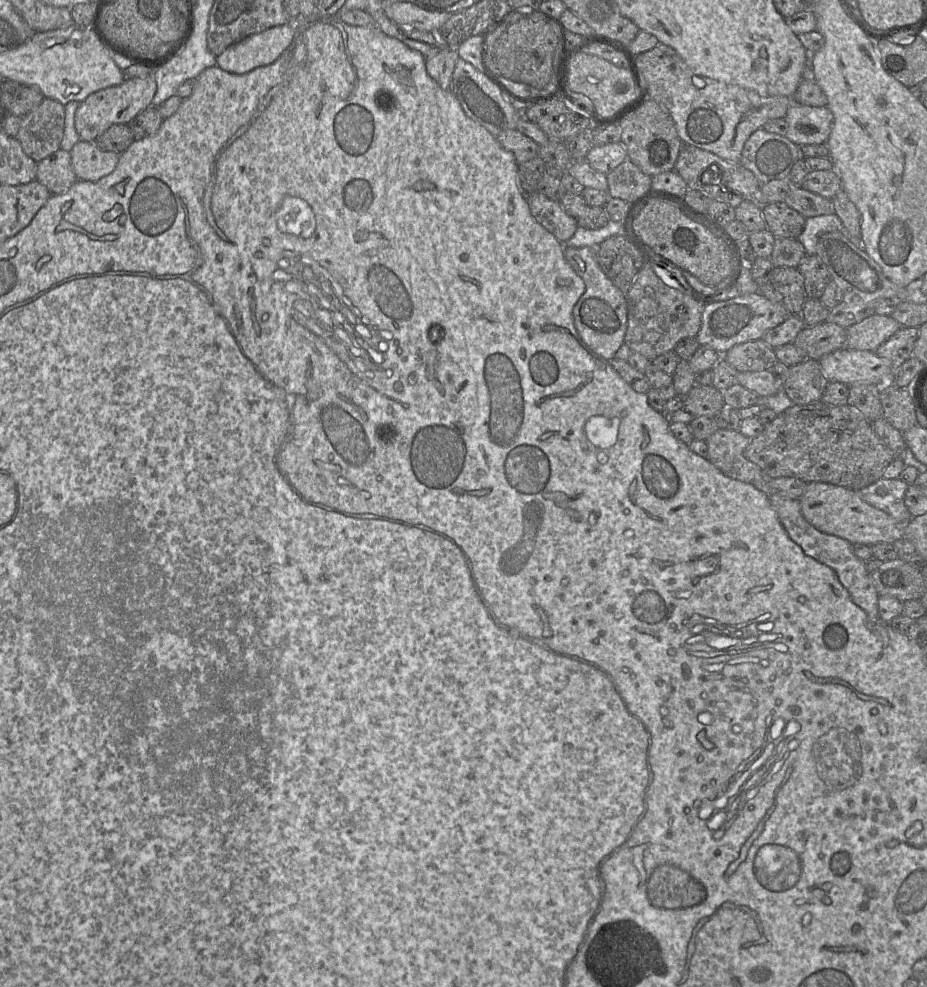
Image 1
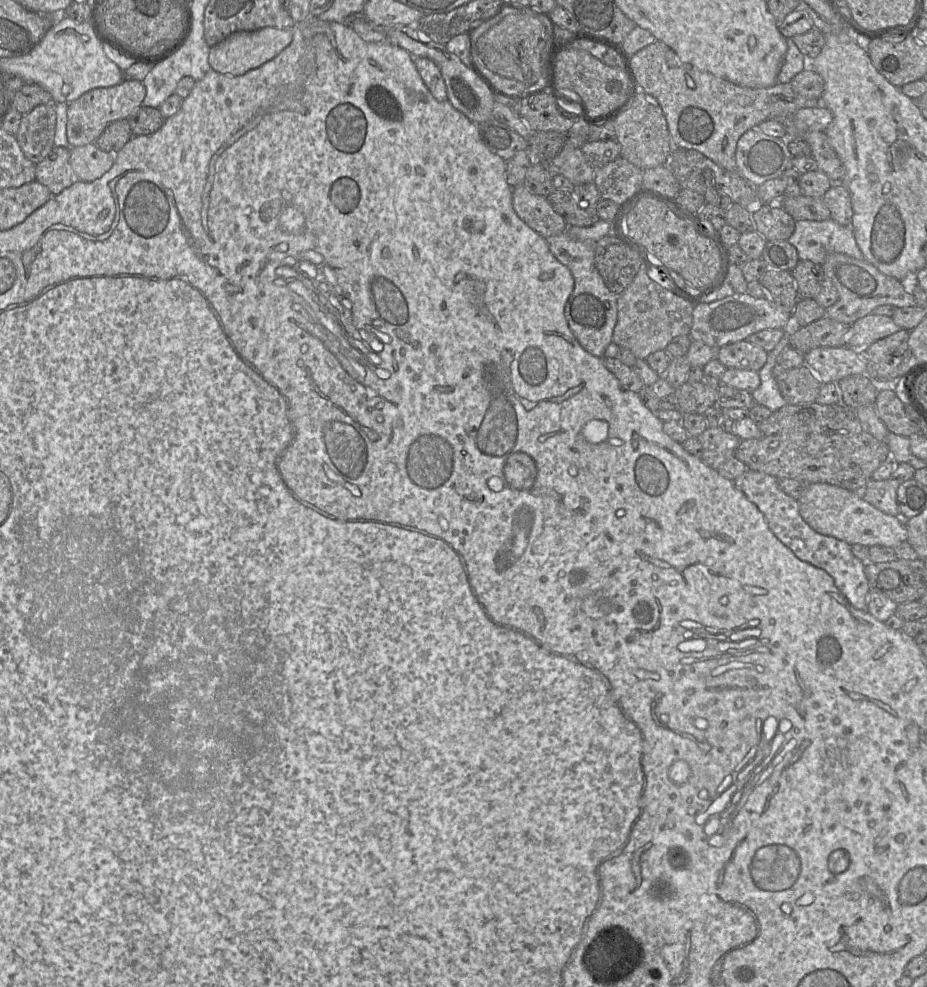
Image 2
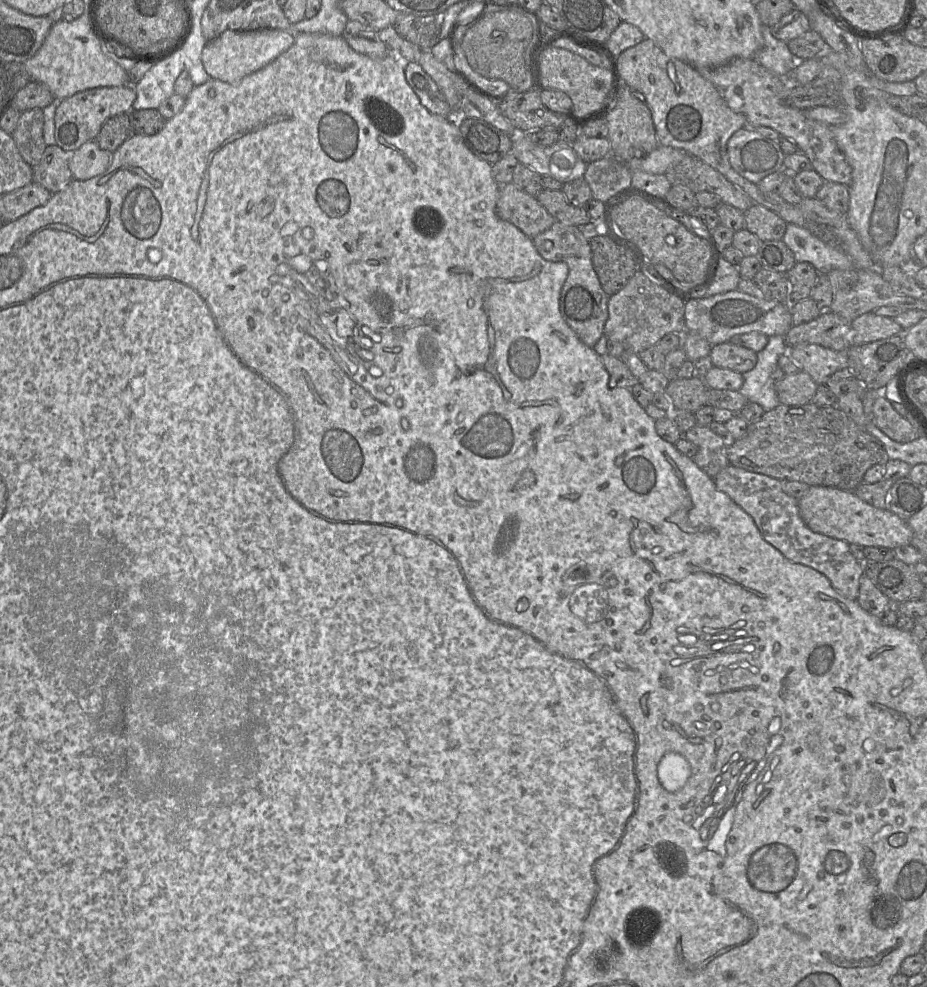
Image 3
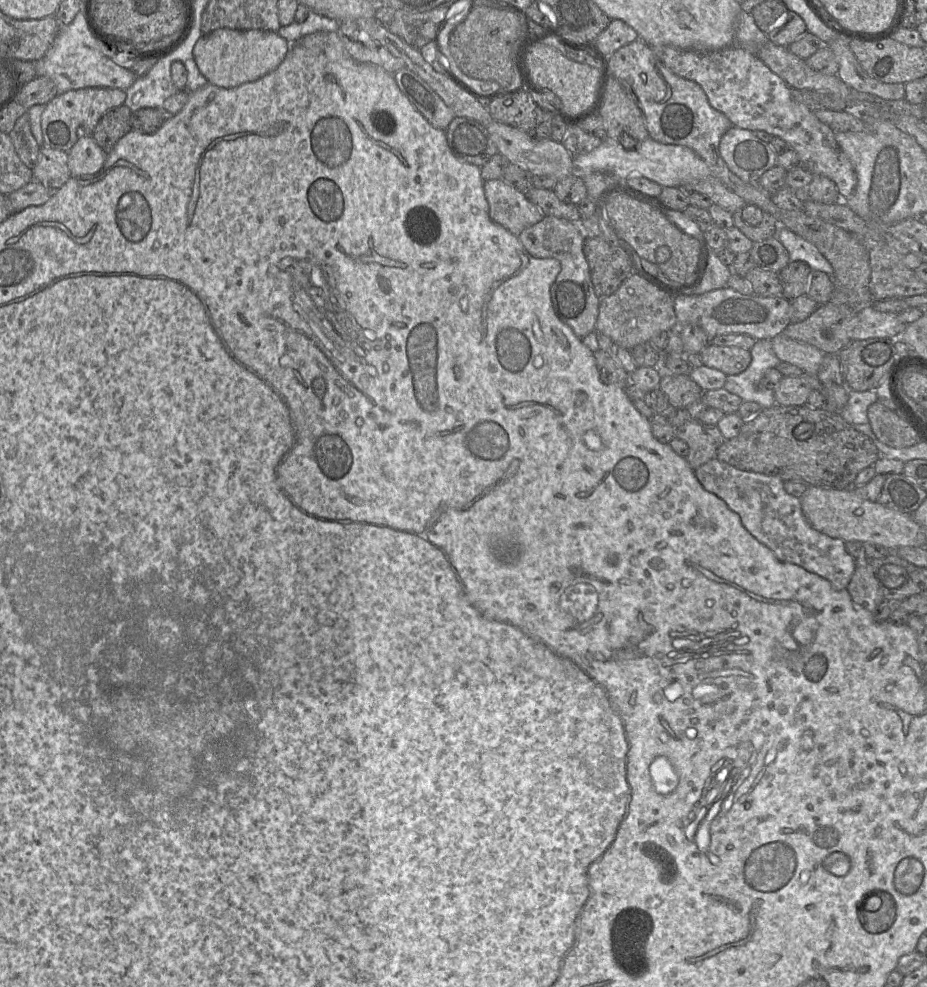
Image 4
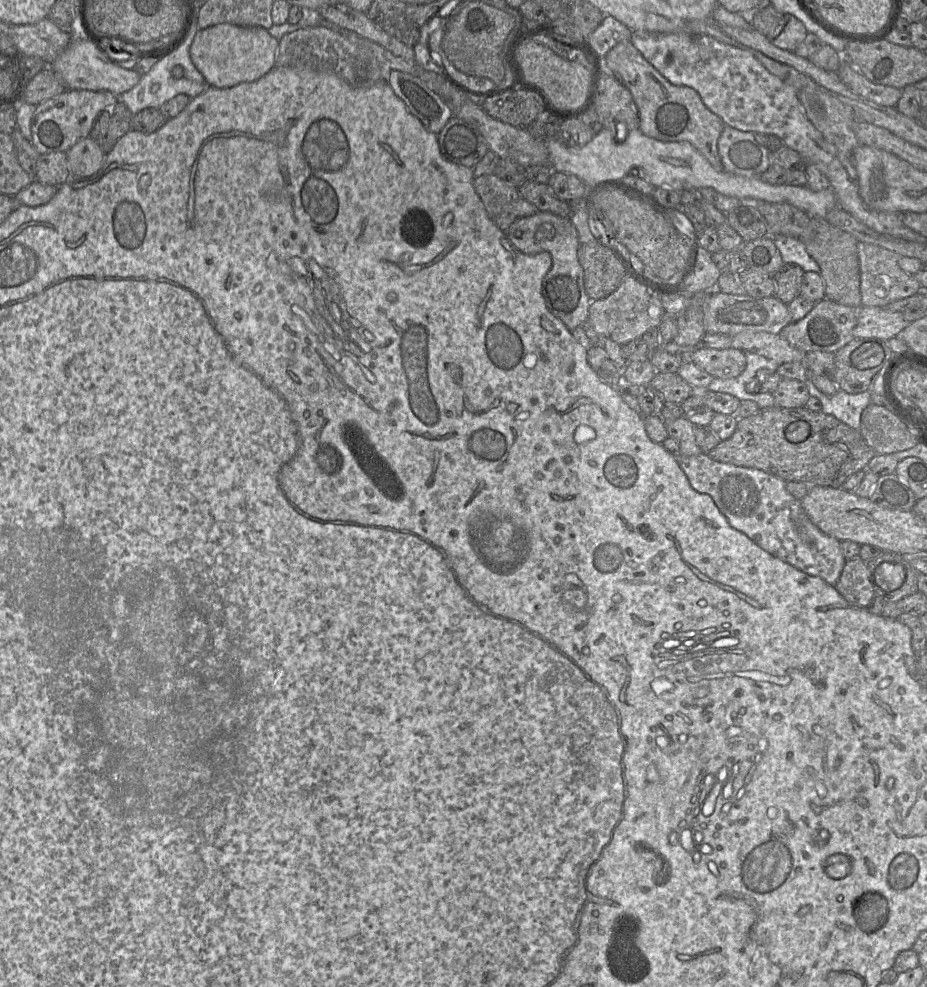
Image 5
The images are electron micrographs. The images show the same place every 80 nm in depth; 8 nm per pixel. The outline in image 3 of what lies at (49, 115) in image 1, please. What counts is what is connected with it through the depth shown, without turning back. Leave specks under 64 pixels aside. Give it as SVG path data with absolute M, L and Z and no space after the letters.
M34 108L22 112L11 135L19 153L31 167L36 166L47 147L43 138L43 109Z

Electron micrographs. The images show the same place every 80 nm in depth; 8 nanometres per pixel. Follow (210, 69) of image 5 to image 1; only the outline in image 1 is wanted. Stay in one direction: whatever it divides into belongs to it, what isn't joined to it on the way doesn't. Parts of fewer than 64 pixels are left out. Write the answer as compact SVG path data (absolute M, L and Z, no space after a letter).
M295 24L271 27L231 45L217 56L217 66L234 73L245 74L276 61L291 45Z

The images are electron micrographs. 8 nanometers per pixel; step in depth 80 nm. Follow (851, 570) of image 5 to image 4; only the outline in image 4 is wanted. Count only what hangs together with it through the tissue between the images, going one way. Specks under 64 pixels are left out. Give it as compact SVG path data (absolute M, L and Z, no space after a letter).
M869 560L858 561L846 590L856 604L872 613L885 600Z

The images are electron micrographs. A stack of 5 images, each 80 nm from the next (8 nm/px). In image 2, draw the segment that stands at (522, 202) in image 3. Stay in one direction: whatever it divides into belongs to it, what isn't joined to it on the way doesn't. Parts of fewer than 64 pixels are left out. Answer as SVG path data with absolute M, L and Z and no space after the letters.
M523 185L512 188L512 204L516 214L544 238L558 235L568 228L544 196L528 191Z

